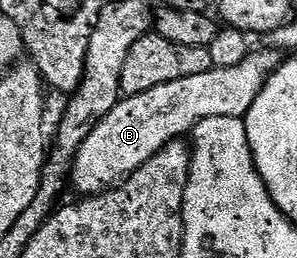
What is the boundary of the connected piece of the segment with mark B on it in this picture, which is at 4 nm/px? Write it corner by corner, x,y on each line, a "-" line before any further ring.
266,47
263,53
254,49
236,67
212,68
202,75
161,84
138,96
125,96
81,145
74,160
71,186
82,197
110,192
154,158
164,146
185,138
204,120
245,118
279,64
279,54
273,48

